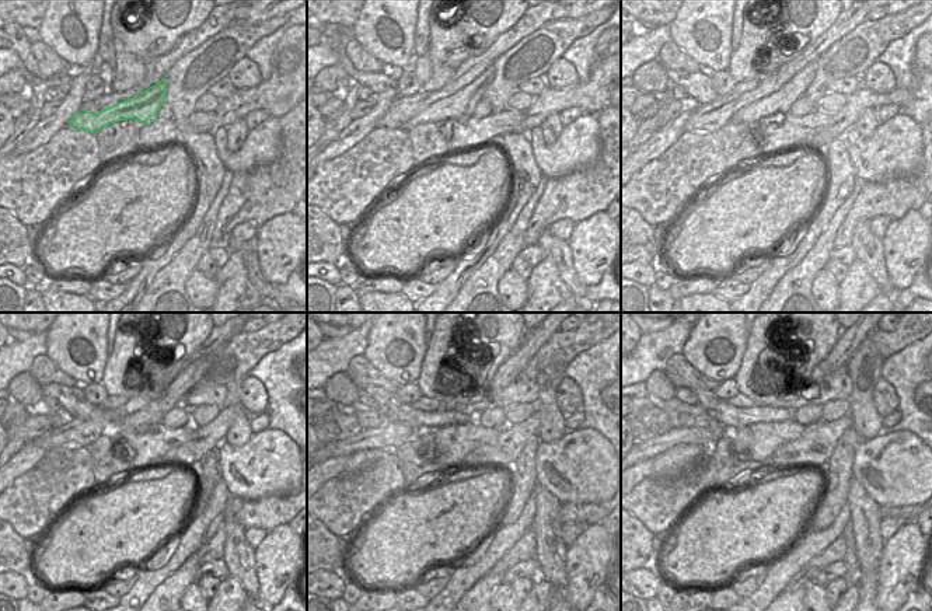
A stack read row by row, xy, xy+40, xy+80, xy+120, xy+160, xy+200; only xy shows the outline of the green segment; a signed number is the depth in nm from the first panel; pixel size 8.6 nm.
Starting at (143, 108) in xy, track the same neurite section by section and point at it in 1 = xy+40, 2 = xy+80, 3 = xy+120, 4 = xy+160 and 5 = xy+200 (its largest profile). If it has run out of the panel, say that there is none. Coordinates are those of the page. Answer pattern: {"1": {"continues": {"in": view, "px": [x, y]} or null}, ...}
{"1": {"continues": {"in": "xy+40", "px": [461, 104]}}, "2": {"continues": {"in": "xy+80", "px": [778, 103]}}, "3": {"continues": {"in": "xy+120", "px": [139, 422]}}, "4": {"continues": {"in": "xy+160", "px": [508, 373]}}, "5": {"continues": {"in": "xy+200", "px": [848, 341]}}}

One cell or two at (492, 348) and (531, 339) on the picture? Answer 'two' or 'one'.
two

